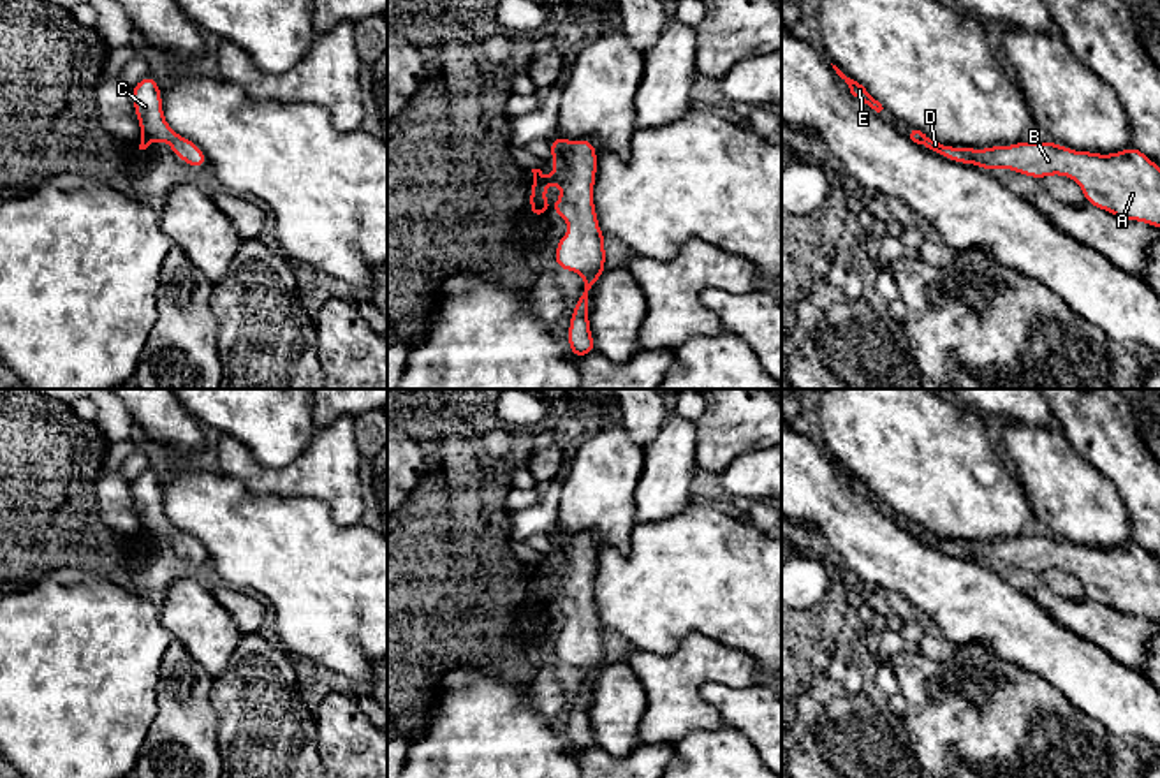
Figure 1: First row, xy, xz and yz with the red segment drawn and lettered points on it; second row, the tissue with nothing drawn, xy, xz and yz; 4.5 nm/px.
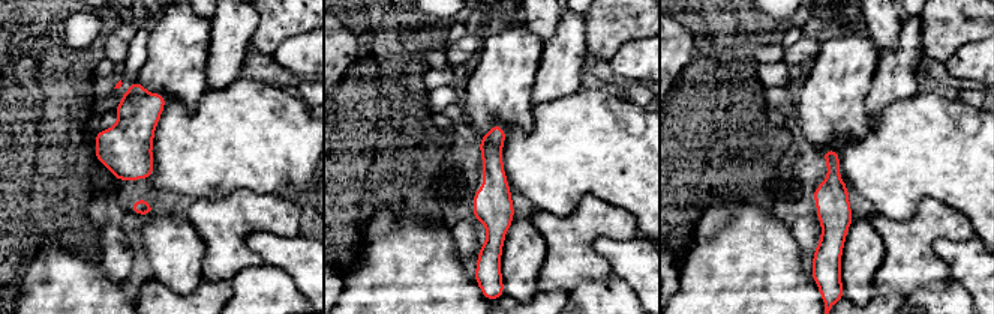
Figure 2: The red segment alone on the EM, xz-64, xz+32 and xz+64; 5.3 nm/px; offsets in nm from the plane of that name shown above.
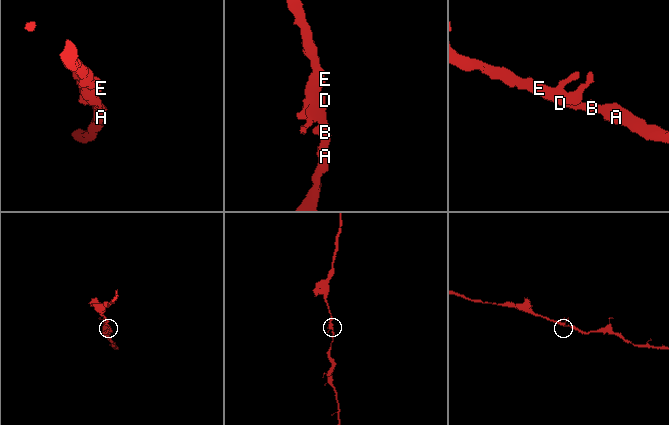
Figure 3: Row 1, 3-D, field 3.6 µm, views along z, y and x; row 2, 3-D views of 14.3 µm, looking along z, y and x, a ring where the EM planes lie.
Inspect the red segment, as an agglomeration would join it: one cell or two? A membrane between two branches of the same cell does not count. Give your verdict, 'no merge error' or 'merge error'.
no merge error

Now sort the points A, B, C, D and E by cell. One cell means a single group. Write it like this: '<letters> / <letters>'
A B C D E

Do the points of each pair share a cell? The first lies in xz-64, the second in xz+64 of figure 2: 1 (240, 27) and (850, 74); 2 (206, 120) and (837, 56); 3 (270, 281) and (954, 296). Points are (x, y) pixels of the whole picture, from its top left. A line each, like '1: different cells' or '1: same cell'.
1: different cells
2: different cells
3: same cell

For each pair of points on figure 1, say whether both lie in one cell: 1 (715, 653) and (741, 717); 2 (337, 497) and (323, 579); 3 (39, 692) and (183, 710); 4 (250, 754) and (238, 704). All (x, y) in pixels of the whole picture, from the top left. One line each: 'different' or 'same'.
1: different
2: different
3: different
4: same

